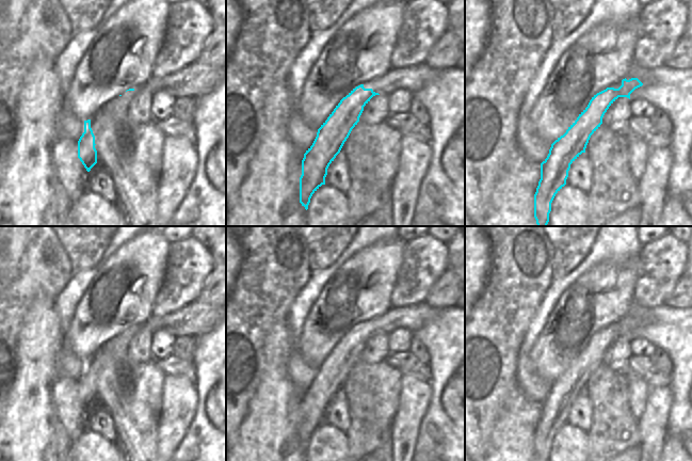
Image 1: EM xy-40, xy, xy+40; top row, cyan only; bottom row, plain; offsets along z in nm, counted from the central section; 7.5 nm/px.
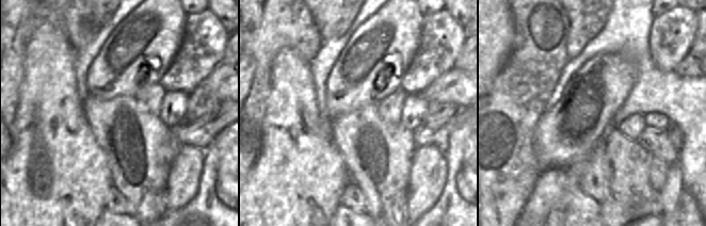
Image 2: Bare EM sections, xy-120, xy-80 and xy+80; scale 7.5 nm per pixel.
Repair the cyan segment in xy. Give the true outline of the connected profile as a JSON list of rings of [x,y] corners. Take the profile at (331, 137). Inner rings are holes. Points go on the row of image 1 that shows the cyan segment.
[[[425,63],[414,67],[405,67],[403,69],[390,68],[384,76],[375,78],[365,84],[360,84],[353,89],[329,114],[327,120],[318,129],[317,137],[312,145],[304,154],[302,160],[302,175],[300,177],[300,203],[305,209],[308,209],[312,194],[325,185],[327,169],[334,161],[336,156],[342,152],[342,146],[349,138],[352,129],[359,122],[359,117],[364,111],[364,107],[375,95],[390,95],[395,91],[401,89],[409,93],[416,93],[429,84],[439,69],[433,69]]]

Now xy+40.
[[[625,78],[597,93],[566,132],[551,144],[547,158],[541,163],[541,179],[534,194],[534,218],[537,226],[547,226],[551,203],[566,185],[570,164],[585,153],[591,136],[602,124],[609,107],[618,97],[630,99],[630,94],[642,85],[638,78]]]

